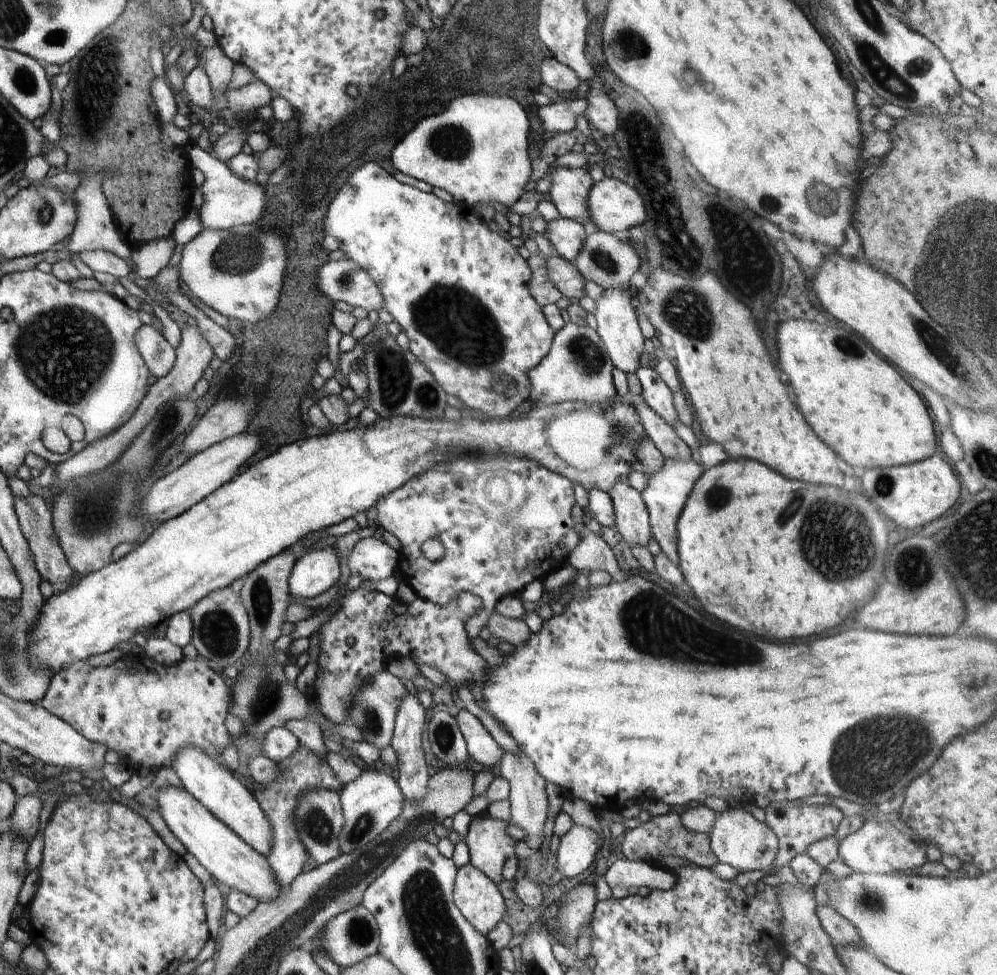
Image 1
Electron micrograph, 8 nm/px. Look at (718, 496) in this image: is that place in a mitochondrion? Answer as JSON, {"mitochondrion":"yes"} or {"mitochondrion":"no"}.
{"mitochondrion":"yes"}

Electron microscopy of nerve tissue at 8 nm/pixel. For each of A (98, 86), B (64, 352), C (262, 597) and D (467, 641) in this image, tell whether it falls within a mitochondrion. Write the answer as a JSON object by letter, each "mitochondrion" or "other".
{"A":"mitochondrion","B":"mitochondrion","C":"mitochondrion","D":"other"}

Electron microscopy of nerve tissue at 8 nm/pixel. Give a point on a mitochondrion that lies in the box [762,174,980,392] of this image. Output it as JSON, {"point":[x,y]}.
{"point":[937,343]}

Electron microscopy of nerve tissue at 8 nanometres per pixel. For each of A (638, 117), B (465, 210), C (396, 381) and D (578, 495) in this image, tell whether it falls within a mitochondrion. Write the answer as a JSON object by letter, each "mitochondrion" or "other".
{"A":"mitochondrion","B":"other","C":"mitochondrion","D":"other"}

